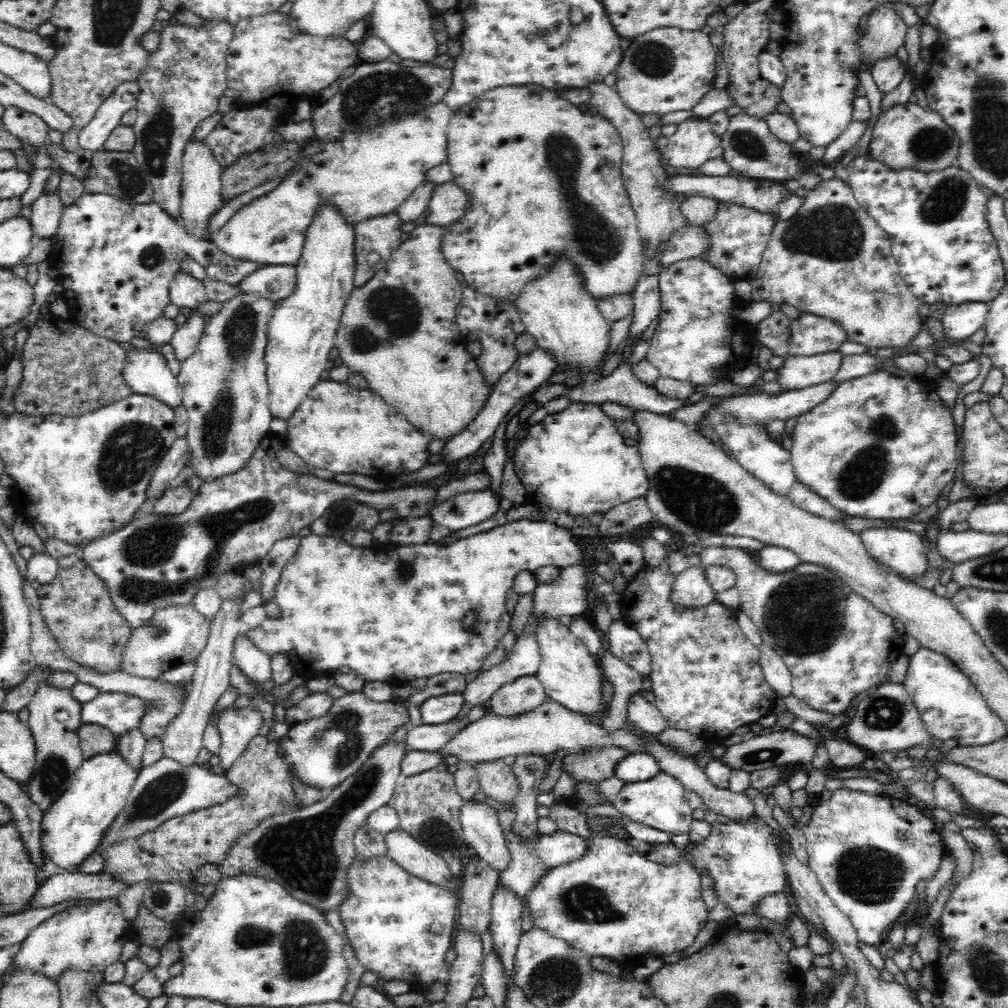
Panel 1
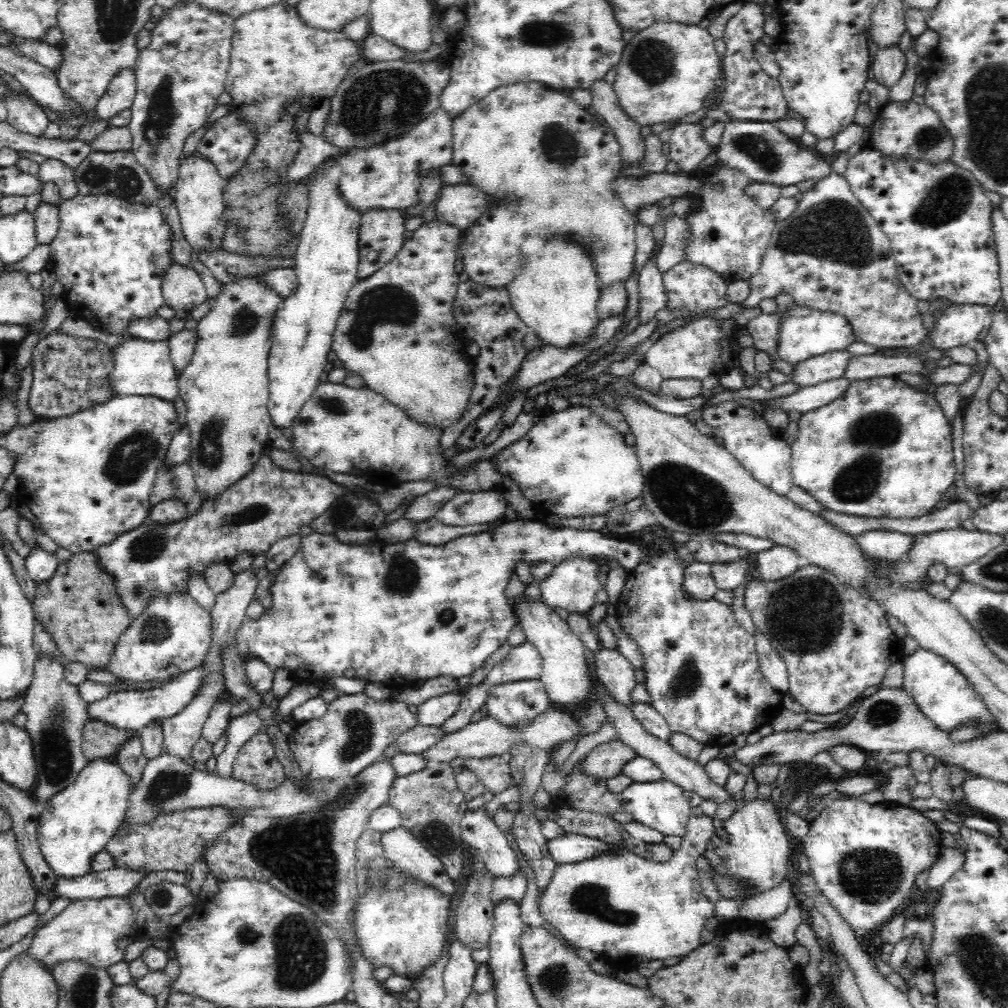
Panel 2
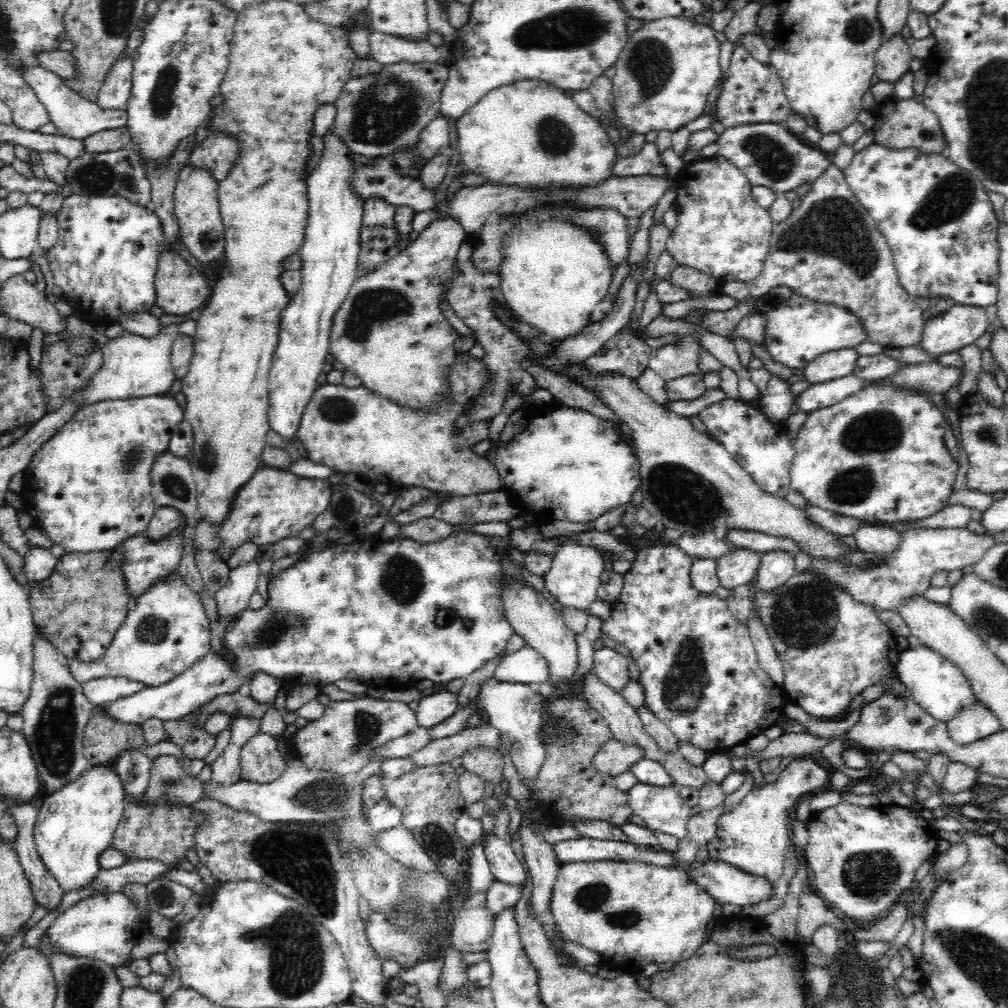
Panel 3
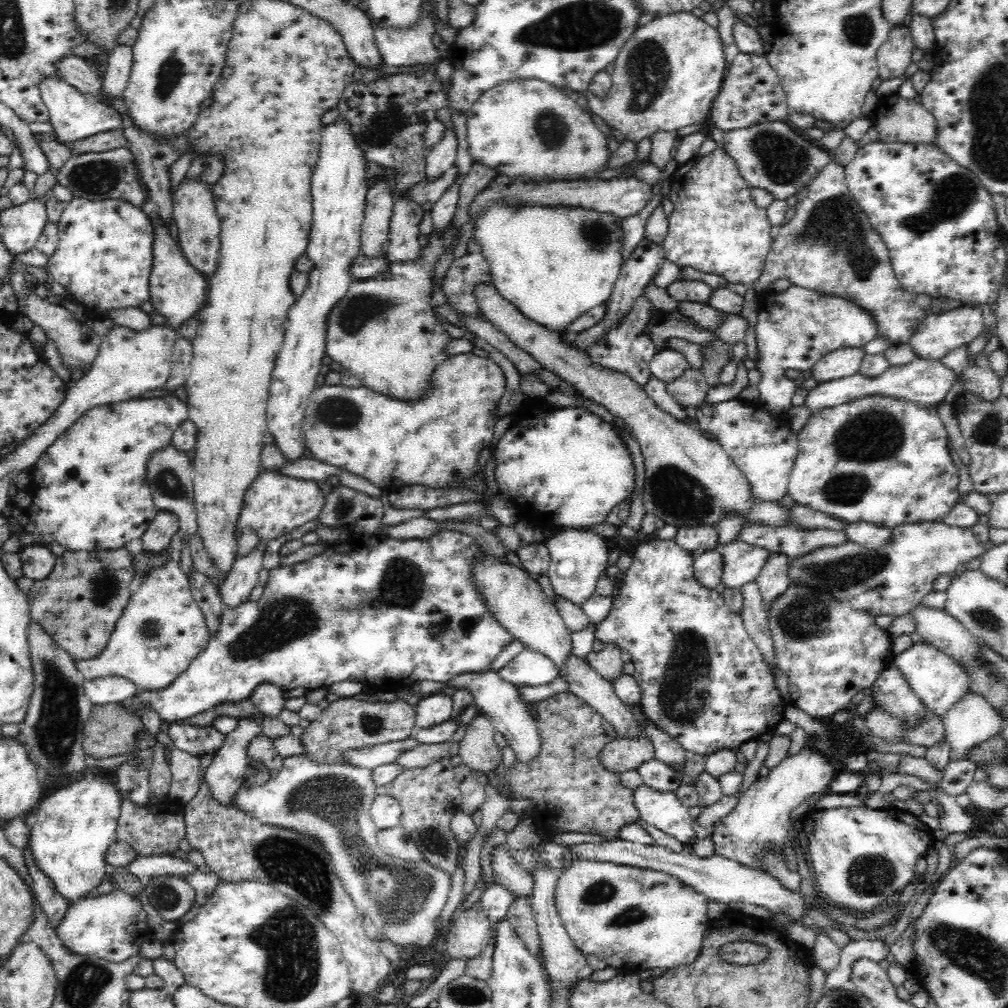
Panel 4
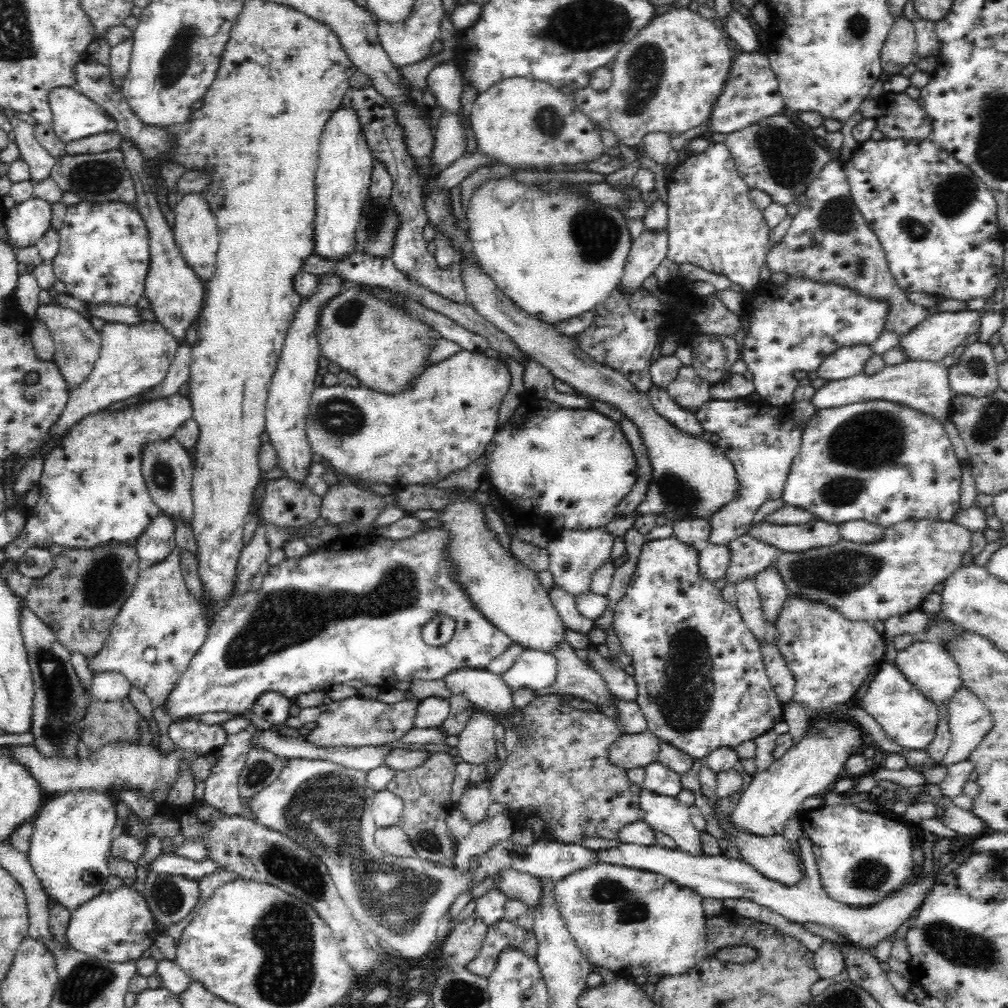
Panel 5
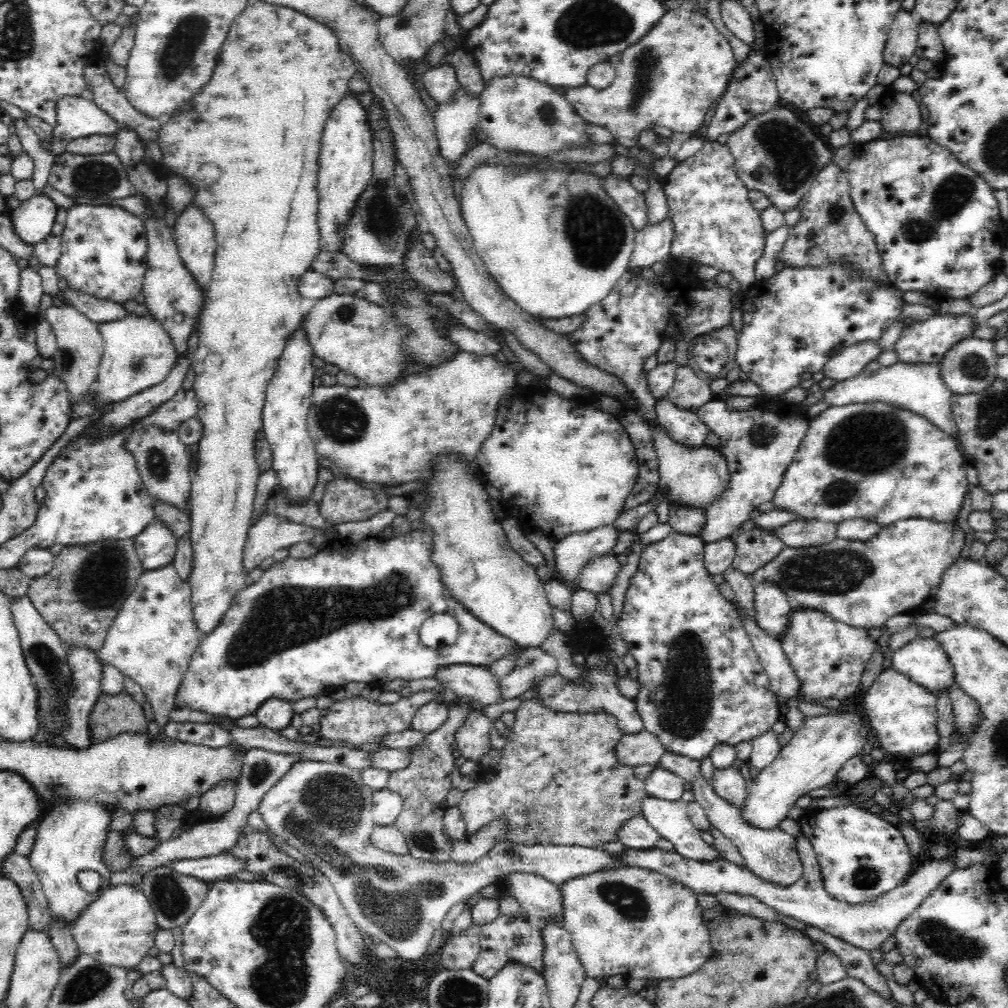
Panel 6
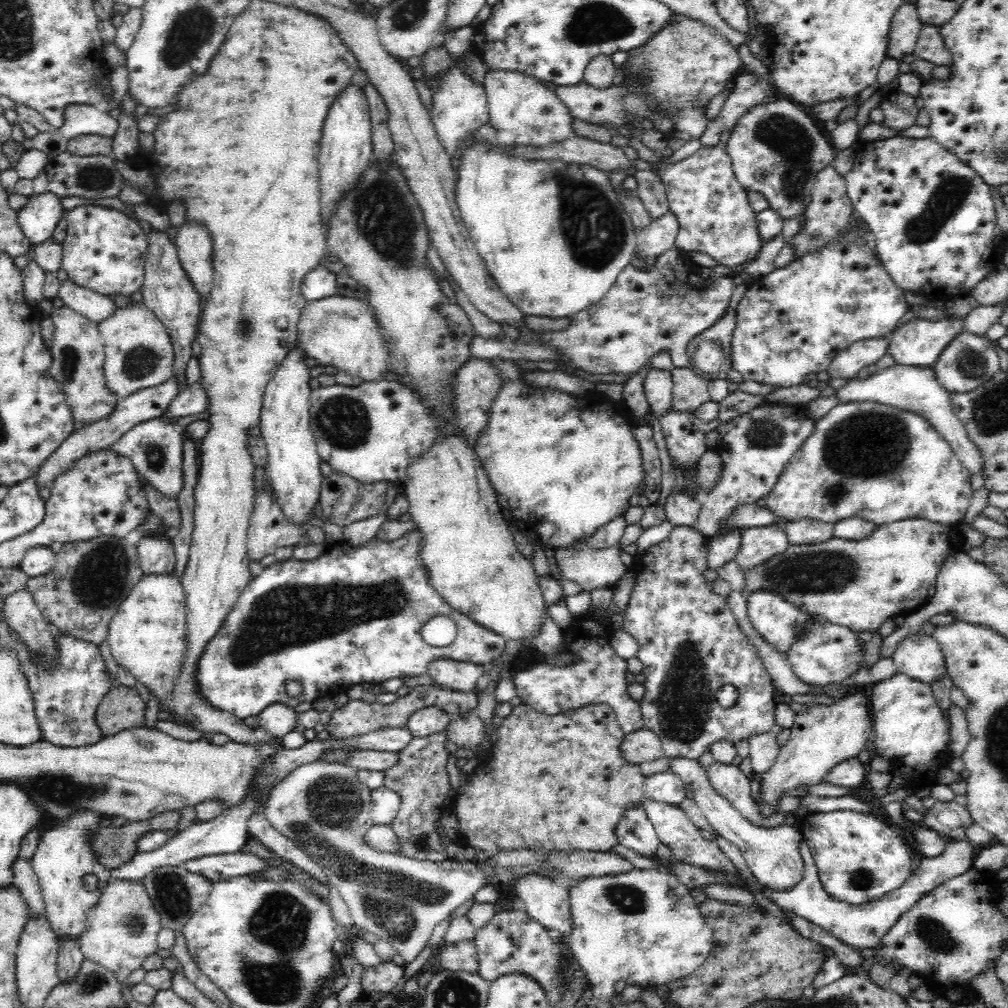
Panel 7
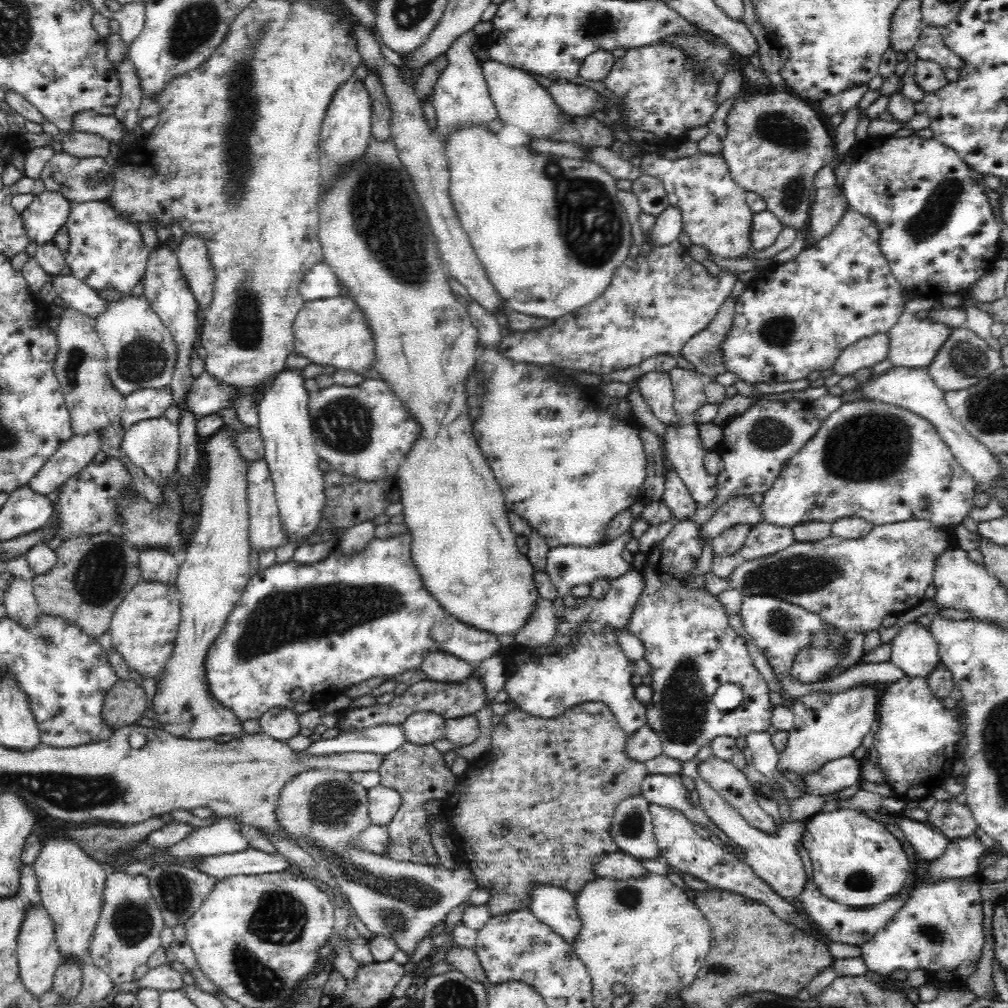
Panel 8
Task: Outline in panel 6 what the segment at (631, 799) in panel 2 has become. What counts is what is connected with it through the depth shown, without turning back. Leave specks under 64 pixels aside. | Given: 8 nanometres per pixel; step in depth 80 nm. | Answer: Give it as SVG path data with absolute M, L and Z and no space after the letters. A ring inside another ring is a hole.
M644 796L641 804L641 815L650 827L661 837L674 845L675 851L692 860L714 860L720 853L710 847L696 830L686 815L685 802L664 800L653 796Z

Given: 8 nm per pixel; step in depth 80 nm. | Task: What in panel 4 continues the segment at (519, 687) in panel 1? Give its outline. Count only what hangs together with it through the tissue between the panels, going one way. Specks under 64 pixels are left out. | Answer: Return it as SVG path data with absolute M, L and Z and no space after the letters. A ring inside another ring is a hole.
M493 670L485 673L466 673L455 676L447 684L449 687L456 687L456 689L468 689L472 693L477 707L490 718L496 732L502 734L507 746L514 752L516 761L529 763L538 758L541 753L541 738L534 706L532 703L524 702L521 699L518 687L502 680L500 675Z

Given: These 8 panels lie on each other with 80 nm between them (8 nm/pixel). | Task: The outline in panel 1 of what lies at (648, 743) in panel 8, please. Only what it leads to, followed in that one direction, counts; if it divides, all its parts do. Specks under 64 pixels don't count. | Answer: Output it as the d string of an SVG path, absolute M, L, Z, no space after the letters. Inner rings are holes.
M604 747L584 754L570 753L561 760L560 773L566 772L574 781L574 786L580 783L599 783L612 777L616 764L628 751L618 747Z

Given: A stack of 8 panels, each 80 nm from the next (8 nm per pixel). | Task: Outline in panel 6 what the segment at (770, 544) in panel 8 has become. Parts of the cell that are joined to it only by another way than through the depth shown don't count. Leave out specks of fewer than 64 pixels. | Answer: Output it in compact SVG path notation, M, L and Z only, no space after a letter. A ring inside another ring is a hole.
M759 527L739 533L732 541L736 553L731 567L743 572L747 577L760 570L762 566L770 564L785 548L780 539Z

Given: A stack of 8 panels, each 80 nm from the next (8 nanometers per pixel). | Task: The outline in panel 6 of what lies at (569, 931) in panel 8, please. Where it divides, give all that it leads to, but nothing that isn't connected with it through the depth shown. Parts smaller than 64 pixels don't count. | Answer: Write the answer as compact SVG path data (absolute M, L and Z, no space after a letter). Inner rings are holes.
M512 872L496 882L501 894L514 897L531 921L562 920L562 891L542 876L525 872Z

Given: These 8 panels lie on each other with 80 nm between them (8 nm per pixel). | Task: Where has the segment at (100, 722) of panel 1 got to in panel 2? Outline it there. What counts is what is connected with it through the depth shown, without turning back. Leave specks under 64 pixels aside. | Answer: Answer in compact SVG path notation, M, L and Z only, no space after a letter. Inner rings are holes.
M196 667L178 675L172 682L168 682L160 688L148 690L148 692L130 691L108 694L96 703L87 704L86 713L88 713L88 719L100 720L118 730L136 732L146 725L152 724L152 720L156 720L156 718L170 718L170 716L178 714L196 695L202 682L202 667Z

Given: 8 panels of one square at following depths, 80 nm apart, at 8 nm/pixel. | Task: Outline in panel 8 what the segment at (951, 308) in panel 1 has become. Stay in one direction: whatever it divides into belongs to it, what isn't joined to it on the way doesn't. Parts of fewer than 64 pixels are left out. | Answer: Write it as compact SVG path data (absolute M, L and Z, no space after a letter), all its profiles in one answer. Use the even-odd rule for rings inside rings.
M906 306L903 315L898 322L889 330L889 352L887 358L893 366L906 368L928 368L940 348L946 344L950 333L954 330L944 323L930 321L928 318L920 319L914 315L918 308L912 310L912 306Z

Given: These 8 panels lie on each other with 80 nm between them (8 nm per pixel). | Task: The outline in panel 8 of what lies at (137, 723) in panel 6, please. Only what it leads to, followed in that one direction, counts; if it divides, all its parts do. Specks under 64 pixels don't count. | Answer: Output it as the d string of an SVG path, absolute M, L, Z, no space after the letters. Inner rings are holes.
M138 679L119 680L106 694L100 717L112 729L134 725L144 715L147 697Z

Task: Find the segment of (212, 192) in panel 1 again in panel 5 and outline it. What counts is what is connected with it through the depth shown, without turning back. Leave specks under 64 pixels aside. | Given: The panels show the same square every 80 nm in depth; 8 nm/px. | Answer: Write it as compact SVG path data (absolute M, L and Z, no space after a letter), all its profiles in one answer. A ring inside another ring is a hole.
M186 192L173 209L176 219L173 229L175 243L181 250L186 264L202 279L208 280L215 273L219 249L219 228L203 192Z

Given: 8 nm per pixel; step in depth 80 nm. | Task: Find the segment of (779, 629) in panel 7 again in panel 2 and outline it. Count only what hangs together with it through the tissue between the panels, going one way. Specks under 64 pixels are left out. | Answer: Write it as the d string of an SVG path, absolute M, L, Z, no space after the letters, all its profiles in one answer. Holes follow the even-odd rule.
M773 545L769 550L757 553L756 572L766 581L781 580L799 570L799 557L794 550L780 545Z

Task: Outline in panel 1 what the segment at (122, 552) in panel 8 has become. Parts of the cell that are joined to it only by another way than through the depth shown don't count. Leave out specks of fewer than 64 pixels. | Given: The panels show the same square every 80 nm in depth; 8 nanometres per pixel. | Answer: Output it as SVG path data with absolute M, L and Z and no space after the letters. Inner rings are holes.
M82 558L72 568L60 569L50 584L36 586L36 590L43 622L66 658L100 674L122 671L123 650L132 631L116 611L104 582L84 565Z

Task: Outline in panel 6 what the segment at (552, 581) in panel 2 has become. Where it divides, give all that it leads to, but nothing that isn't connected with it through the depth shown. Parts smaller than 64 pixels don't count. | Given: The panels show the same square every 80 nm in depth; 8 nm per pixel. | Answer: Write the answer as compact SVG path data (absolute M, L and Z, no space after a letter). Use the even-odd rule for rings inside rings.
M614 525L599 526L588 532L572 532L552 543L556 580L571 591L580 590L580 572L594 558L613 552L618 538Z

